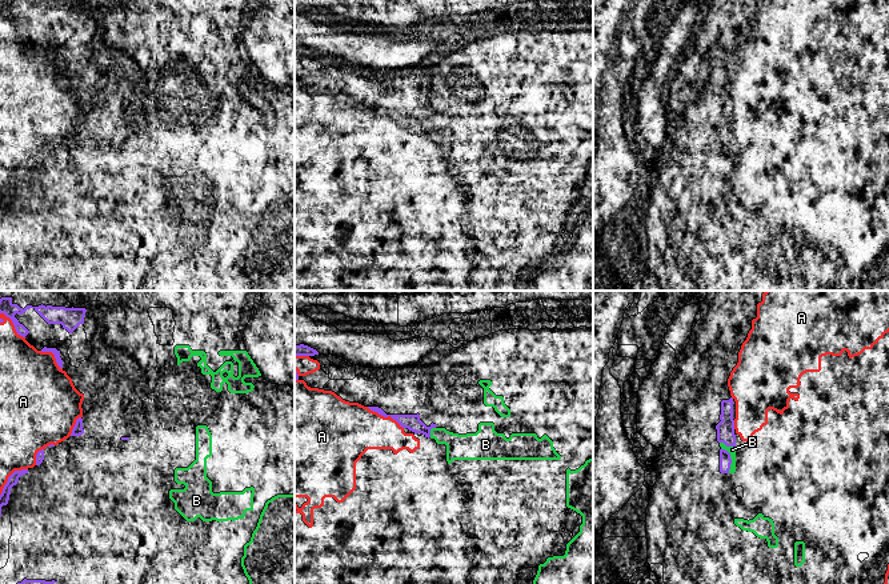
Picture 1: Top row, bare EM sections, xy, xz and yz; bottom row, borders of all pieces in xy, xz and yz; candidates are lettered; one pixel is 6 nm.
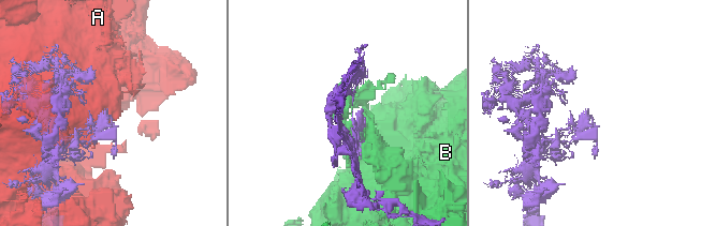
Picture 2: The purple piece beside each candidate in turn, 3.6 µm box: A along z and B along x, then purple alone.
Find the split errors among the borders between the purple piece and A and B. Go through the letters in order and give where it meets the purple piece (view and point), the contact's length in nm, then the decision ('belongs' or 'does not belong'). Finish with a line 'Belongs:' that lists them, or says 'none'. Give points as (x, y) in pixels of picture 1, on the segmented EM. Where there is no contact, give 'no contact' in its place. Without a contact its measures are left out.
A: xz (385, 416) | 260 nm | belongs
B: yz (731, 459) | 170 nm | does not belong
Belongs: A

